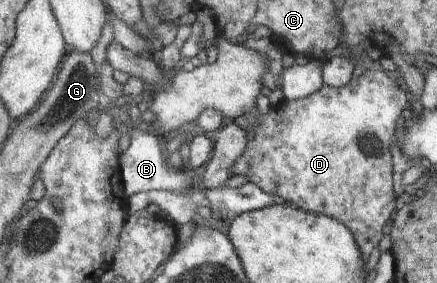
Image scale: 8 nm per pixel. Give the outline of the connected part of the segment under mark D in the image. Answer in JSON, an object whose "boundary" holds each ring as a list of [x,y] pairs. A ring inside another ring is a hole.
{"boundary":[[[368,68],[367,71],[356,81],[350,81],[347,85],[340,88],[329,87],[328,85],[323,85],[318,91],[304,97],[300,100],[284,100],[280,105],[276,107],[272,106],[271,111],[267,115],[263,115],[260,121],[260,125],[256,127],[250,127],[245,130],[247,133],[247,147],[239,161],[234,163],[232,166],[232,172],[234,174],[242,174],[248,178],[248,182],[255,184],[262,192],[265,192],[268,196],[278,196],[280,199],[284,199],[287,204],[297,202],[302,210],[310,211],[311,213],[323,214],[328,218],[334,219],[339,223],[342,223],[345,227],[350,229],[350,232],[355,237],[358,248],[362,253],[363,259],[367,263],[370,252],[374,247],[378,246],[384,235],[384,225],[388,223],[388,220],[393,218],[394,213],[398,209],[395,194],[393,190],[392,174],[393,174],[393,161],[391,147],[394,141],[396,125],[402,117],[402,112],[404,107],[409,105],[409,95],[408,93],[401,91],[397,88],[396,83],[393,79],[390,79],[388,75],[382,70]]]}

